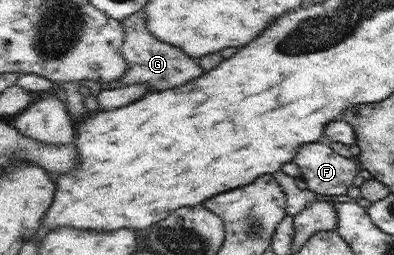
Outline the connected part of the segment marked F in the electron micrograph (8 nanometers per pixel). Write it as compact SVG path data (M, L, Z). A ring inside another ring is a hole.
M327 141L304 144L293 158L300 167L301 178L312 192L323 195L341 195L353 186L360 171L355 159L334 152Z

